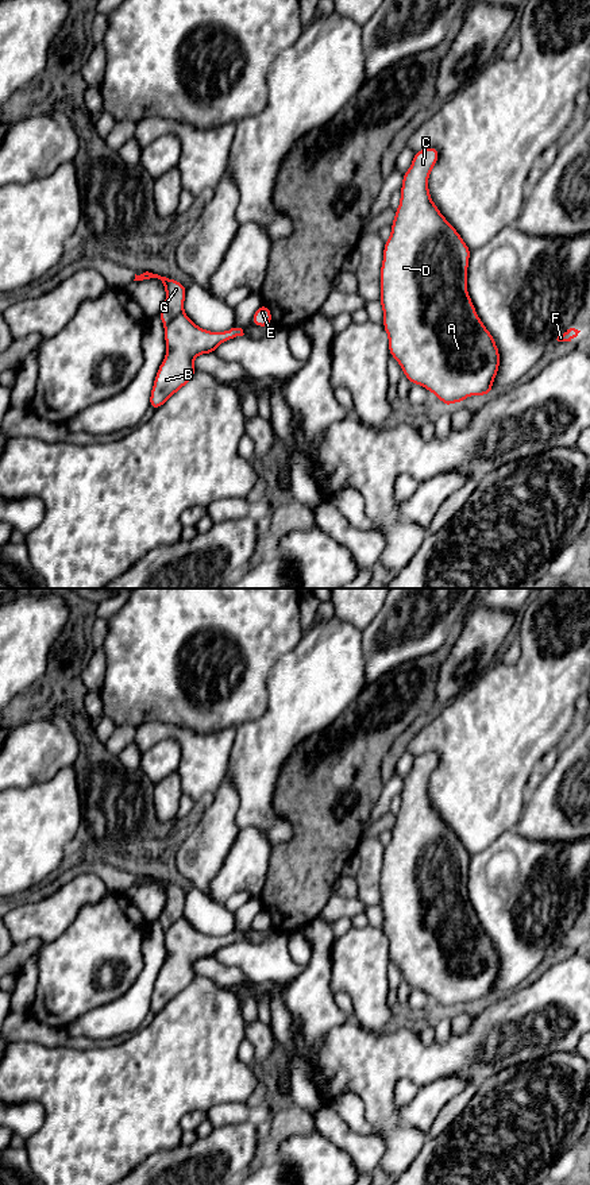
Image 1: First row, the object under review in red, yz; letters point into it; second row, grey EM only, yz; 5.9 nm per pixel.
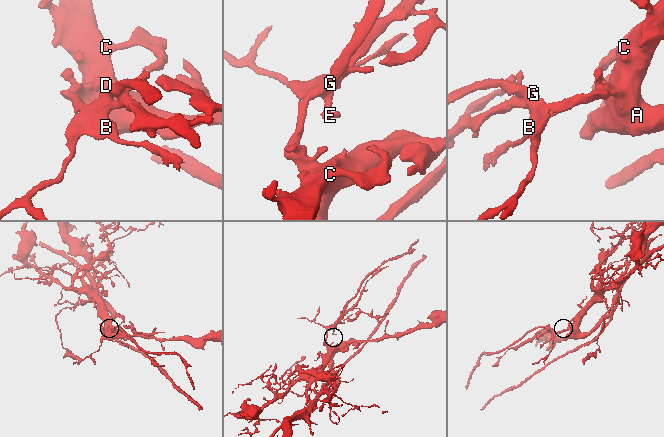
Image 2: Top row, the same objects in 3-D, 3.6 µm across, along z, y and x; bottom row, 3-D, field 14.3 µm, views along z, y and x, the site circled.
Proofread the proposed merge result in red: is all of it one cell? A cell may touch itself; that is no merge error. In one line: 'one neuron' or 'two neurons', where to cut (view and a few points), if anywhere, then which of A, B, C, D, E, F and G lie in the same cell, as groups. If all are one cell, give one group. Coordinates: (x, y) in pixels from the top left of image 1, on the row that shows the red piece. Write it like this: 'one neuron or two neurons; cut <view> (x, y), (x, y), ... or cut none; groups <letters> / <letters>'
two neurons; cut yz (184, 312), (174, 316), (165, 325); groups A B C D E F / G

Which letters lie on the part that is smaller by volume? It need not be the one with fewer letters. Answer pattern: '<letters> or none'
G

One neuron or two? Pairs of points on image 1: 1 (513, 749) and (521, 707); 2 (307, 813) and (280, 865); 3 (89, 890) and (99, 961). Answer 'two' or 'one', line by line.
1: one
2: one
3: two

